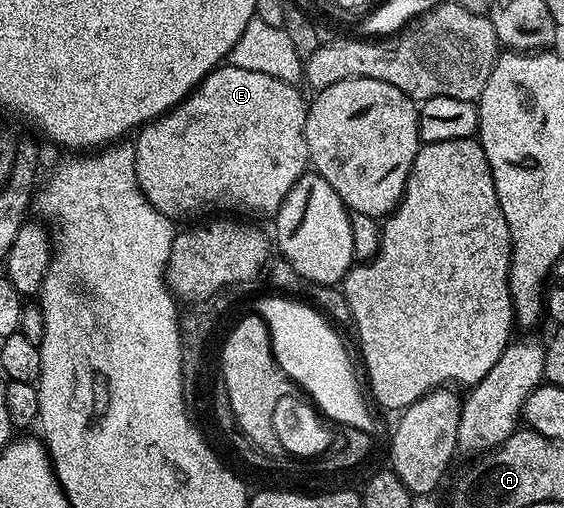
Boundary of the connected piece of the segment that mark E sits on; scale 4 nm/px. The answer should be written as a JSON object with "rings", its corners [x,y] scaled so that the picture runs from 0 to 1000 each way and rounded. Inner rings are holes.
{"rings":[[[395,126],[378,138],[342,181],[332,189],[316,209],[307,209],[294,224],[273,238],[259,242],[243,258],[245,280],[236,281],[238,329],[241,331],[241,354],[264,394],[282,417],[305,433],[317,433],[328,421],[365,421],[358,425],[379,425],[385,413],[417,413],[417,423],[473,421],[484,425],[493,419],[504,386],[532,354],[535,343],[544,341],[550,327],[550,301],[543,281],[543,220],[546,215],[544,195],[535,195],[527,167],[489,157],[489,150],[468,150],[468,142],[438,142],[434,134],[418,134],[406,126]]]}

